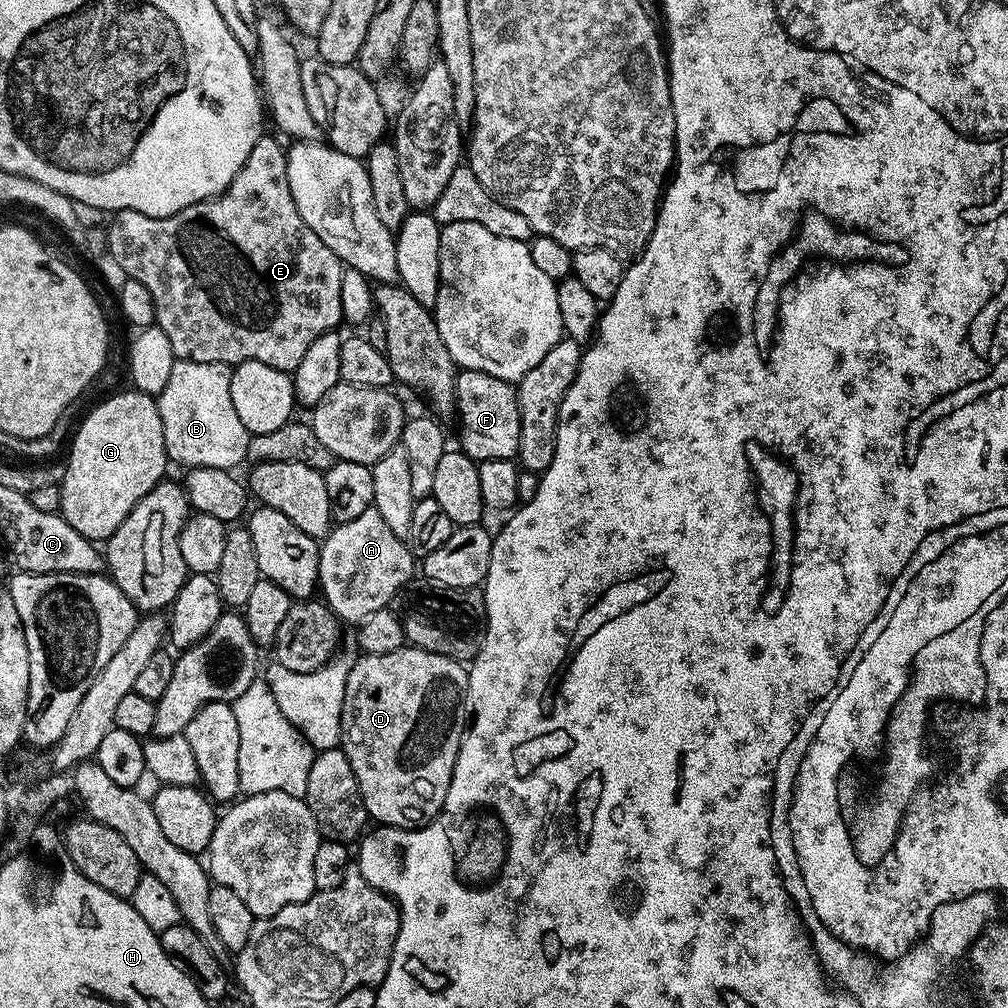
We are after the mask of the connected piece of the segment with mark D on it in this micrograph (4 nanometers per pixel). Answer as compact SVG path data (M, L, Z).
M405 646L403 648L399 648L398 650L394 650L390 654L370 654L369 656L365 656L363 654L356 656L356 661L354 662L354 666L348 672L348 677L346 678L346 686L344 687L344 701L342 702L342 714L340 715L340 742L339 747L343 748L344 753L346 754L346 758L350 762L350 770L354 770L354 778L356 779L356 785L360 787L360 797L362 798L362 802L364 803L364 809L368 811L369 817L375 823L380 826L387 826L389 828L406 828L406 829L414 829L421 827L425 824L429 824L431 820L438 815L438 813L442 810L442 806L448 801L446 798L446 790L450 790L450 778L454 774L454 762L458 758L458 750L460 749L460 742L462 739L462 724L460 728L460 700L462 704L462 697L465 695L466 689L468 687L468 668L465 667L463 663L459 660L451 660L449 656L443 656L442 654L434 654L433 652L427 652L426 650L422 650L421 648L413 648L411 646Z

